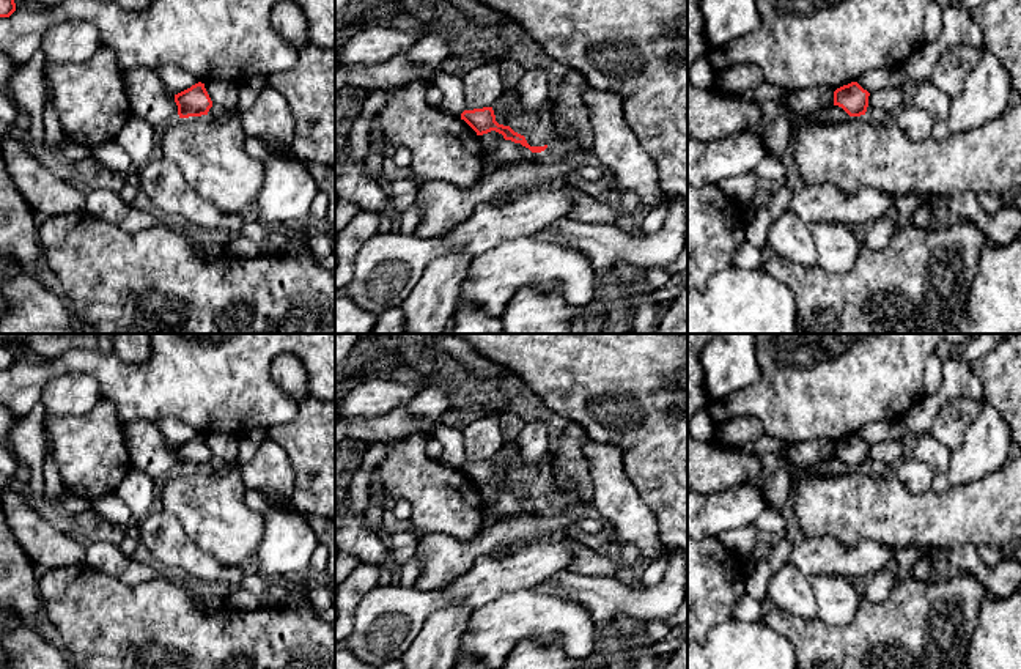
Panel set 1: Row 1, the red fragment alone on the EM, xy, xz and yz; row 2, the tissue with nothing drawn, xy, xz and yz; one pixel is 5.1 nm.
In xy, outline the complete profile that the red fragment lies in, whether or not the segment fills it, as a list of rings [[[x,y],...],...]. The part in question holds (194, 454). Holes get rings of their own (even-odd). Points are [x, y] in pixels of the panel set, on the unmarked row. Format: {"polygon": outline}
{"polygon": [[[198,434],[190,441],[175,447],[179,471],[208,468],[212,460],[212,453],[205,441],[205,436]]]}

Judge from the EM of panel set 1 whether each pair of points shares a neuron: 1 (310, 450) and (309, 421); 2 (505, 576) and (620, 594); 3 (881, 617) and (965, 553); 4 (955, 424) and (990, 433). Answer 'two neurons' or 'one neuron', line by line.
1: one neuron
2: two neurons
3: two neurons
4: two neurons

